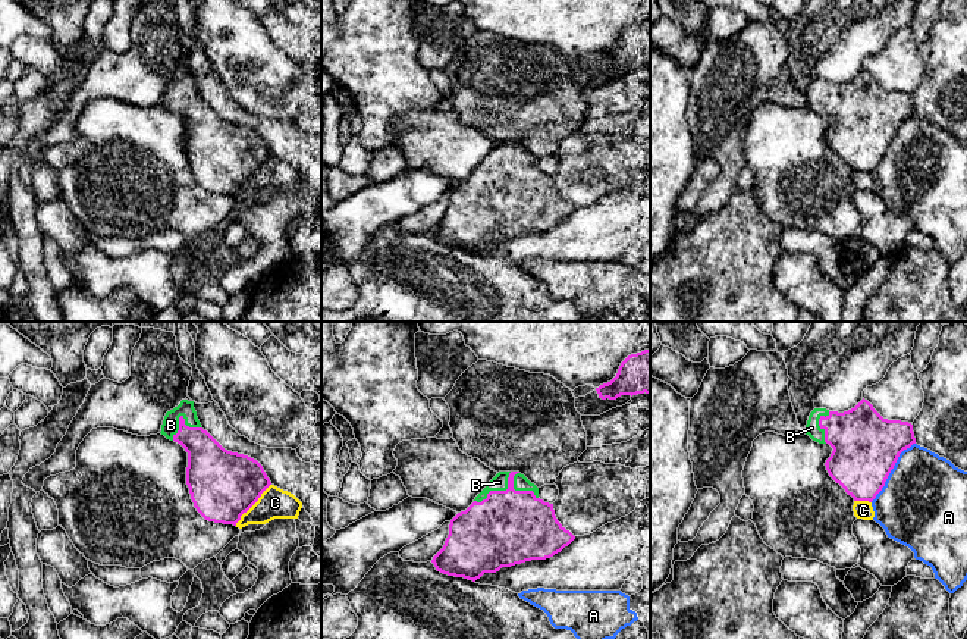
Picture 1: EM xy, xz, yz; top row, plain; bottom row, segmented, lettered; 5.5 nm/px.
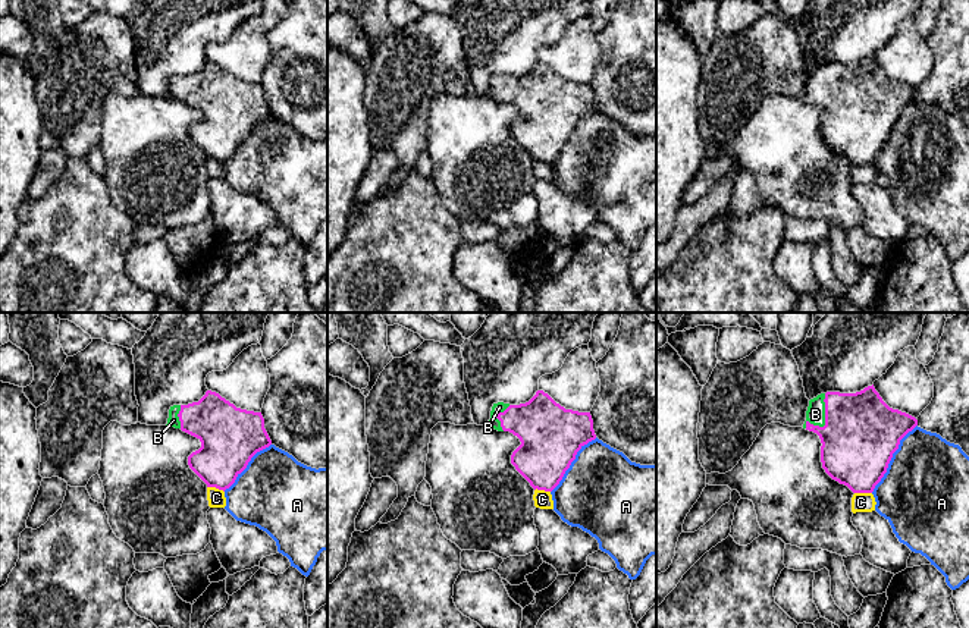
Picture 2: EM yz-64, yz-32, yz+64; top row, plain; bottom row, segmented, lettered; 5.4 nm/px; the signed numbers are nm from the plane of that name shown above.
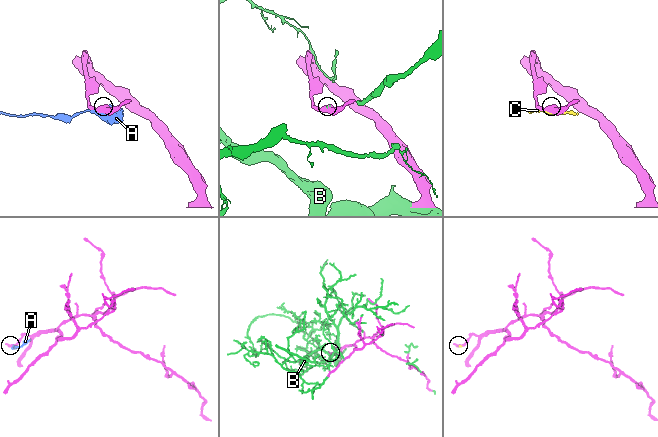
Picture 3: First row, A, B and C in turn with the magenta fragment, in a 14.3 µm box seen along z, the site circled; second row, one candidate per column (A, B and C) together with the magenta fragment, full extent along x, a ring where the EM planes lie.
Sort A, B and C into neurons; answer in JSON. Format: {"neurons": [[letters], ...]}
{"neurons": [["A"], ["B"], ["C"]]}

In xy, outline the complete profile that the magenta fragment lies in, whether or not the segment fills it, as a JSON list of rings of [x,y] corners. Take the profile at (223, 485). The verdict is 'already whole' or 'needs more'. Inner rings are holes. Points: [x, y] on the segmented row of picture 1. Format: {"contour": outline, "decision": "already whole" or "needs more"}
{"contour": [[[182,400],[167,411],[161,425],[161,435],[180,444],[188,452],[186,485],[197,511],[208,521],[233,524],[241,520],[271,485],[263,466],[244,454],[225,450],[207,430],[202,429],[194,401]]], "decision": "needs more"}

